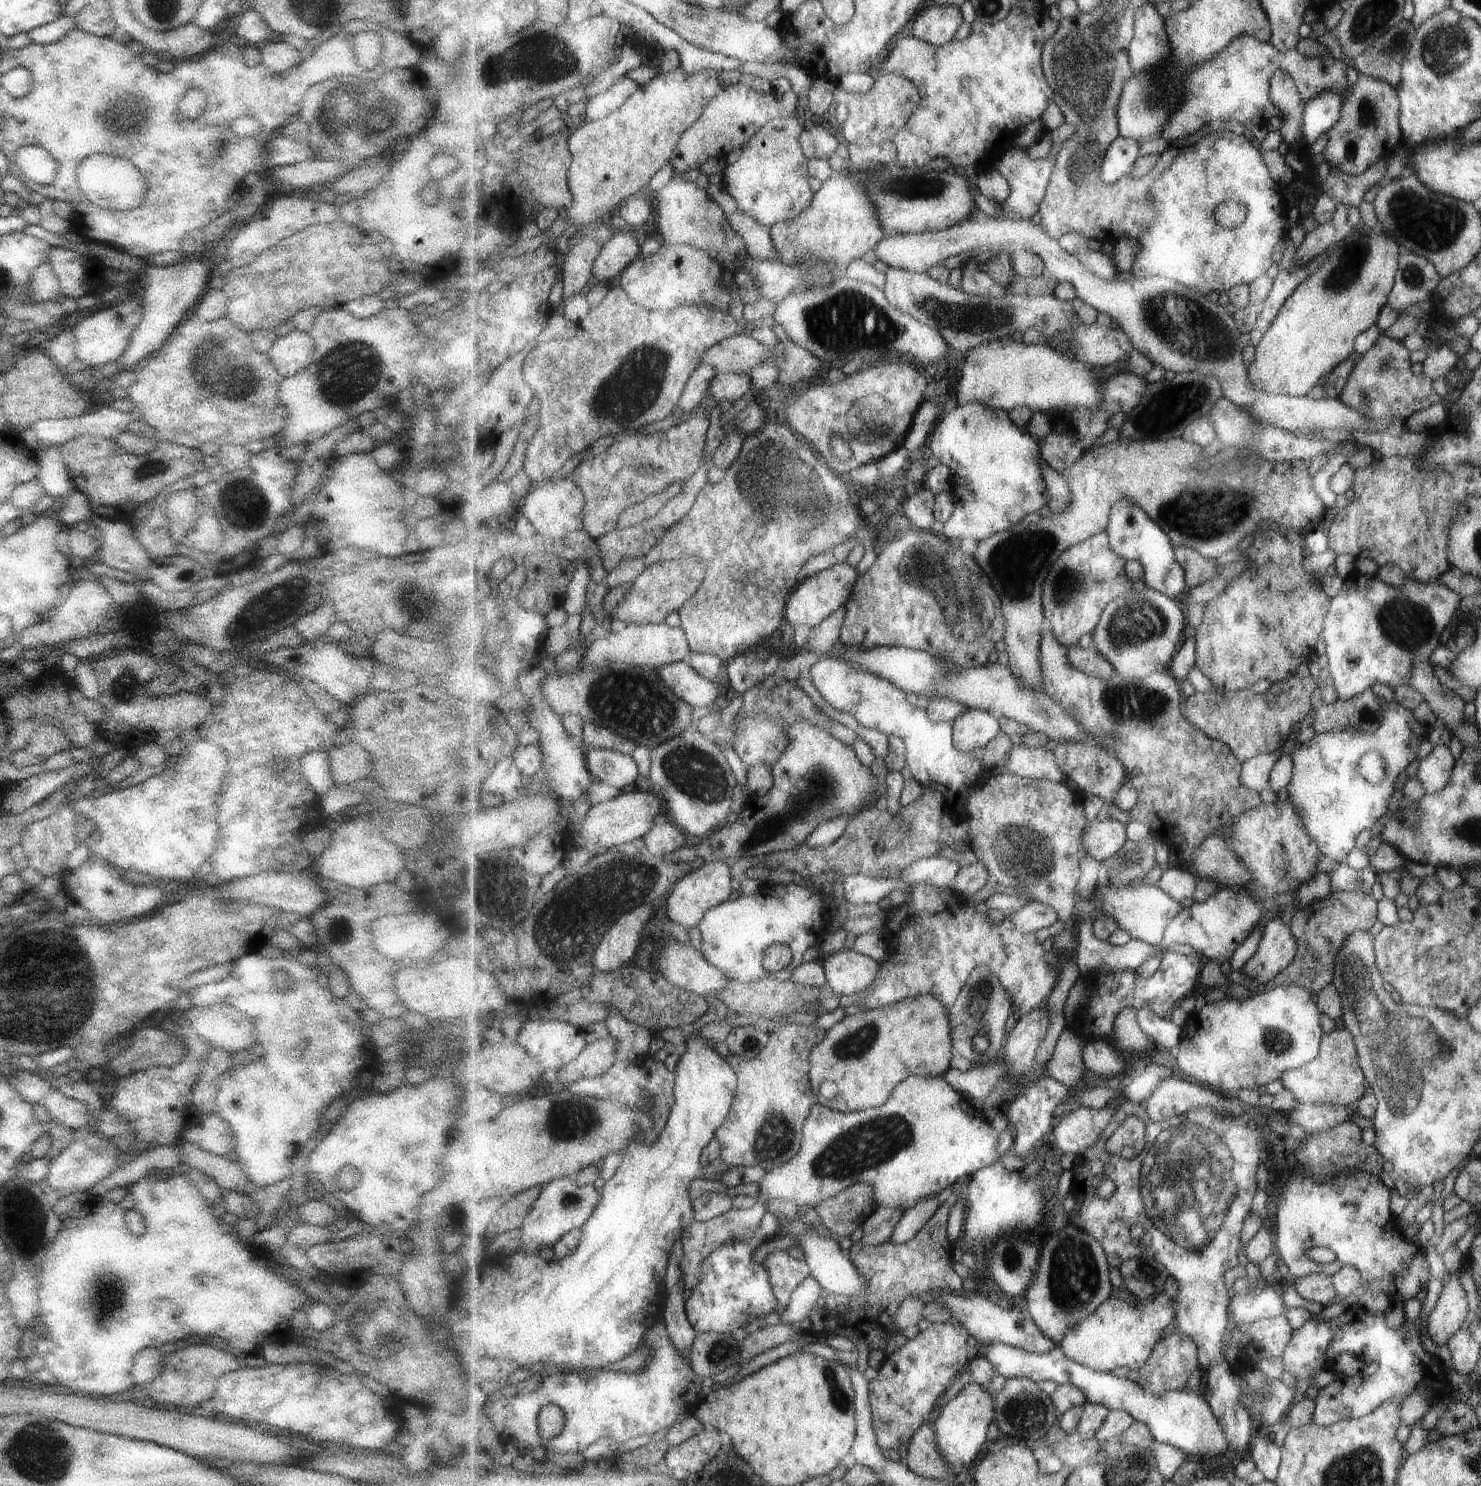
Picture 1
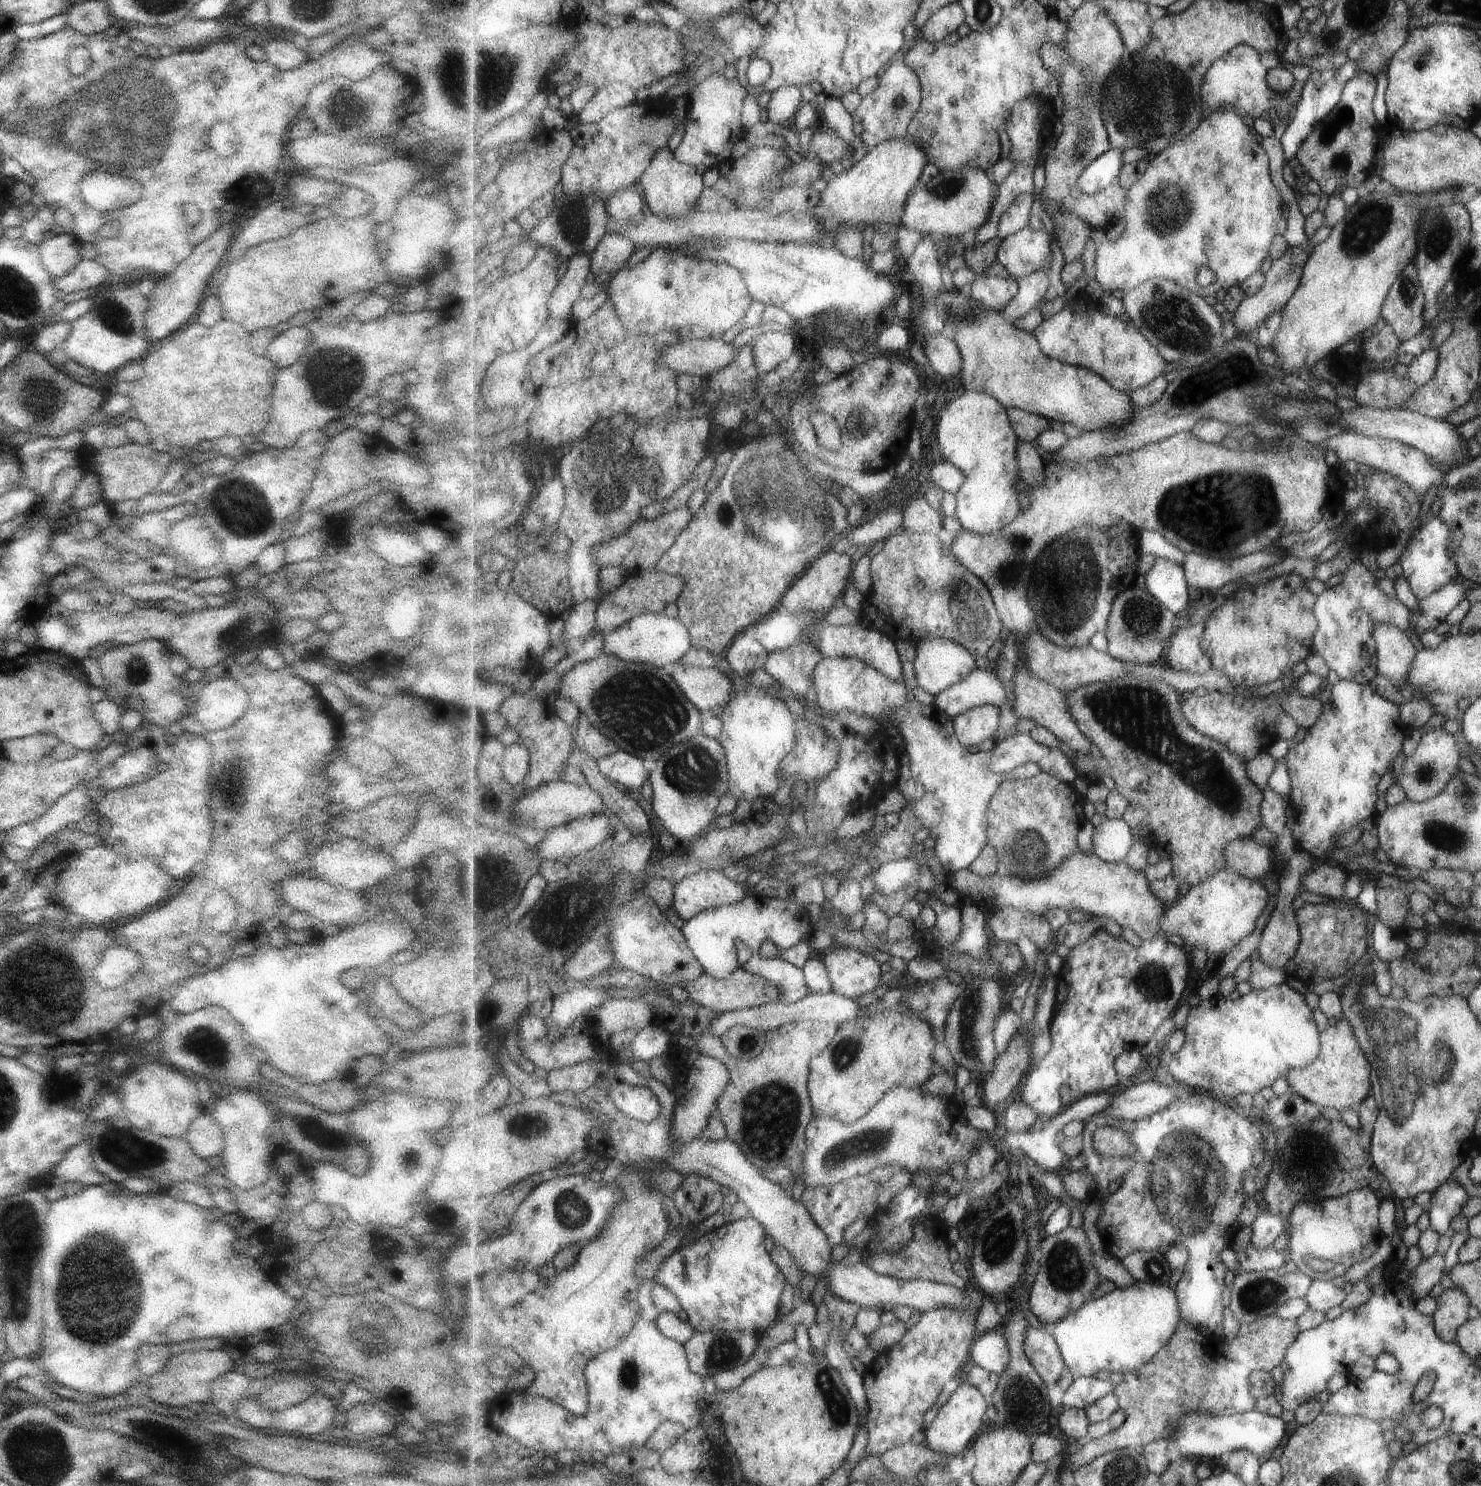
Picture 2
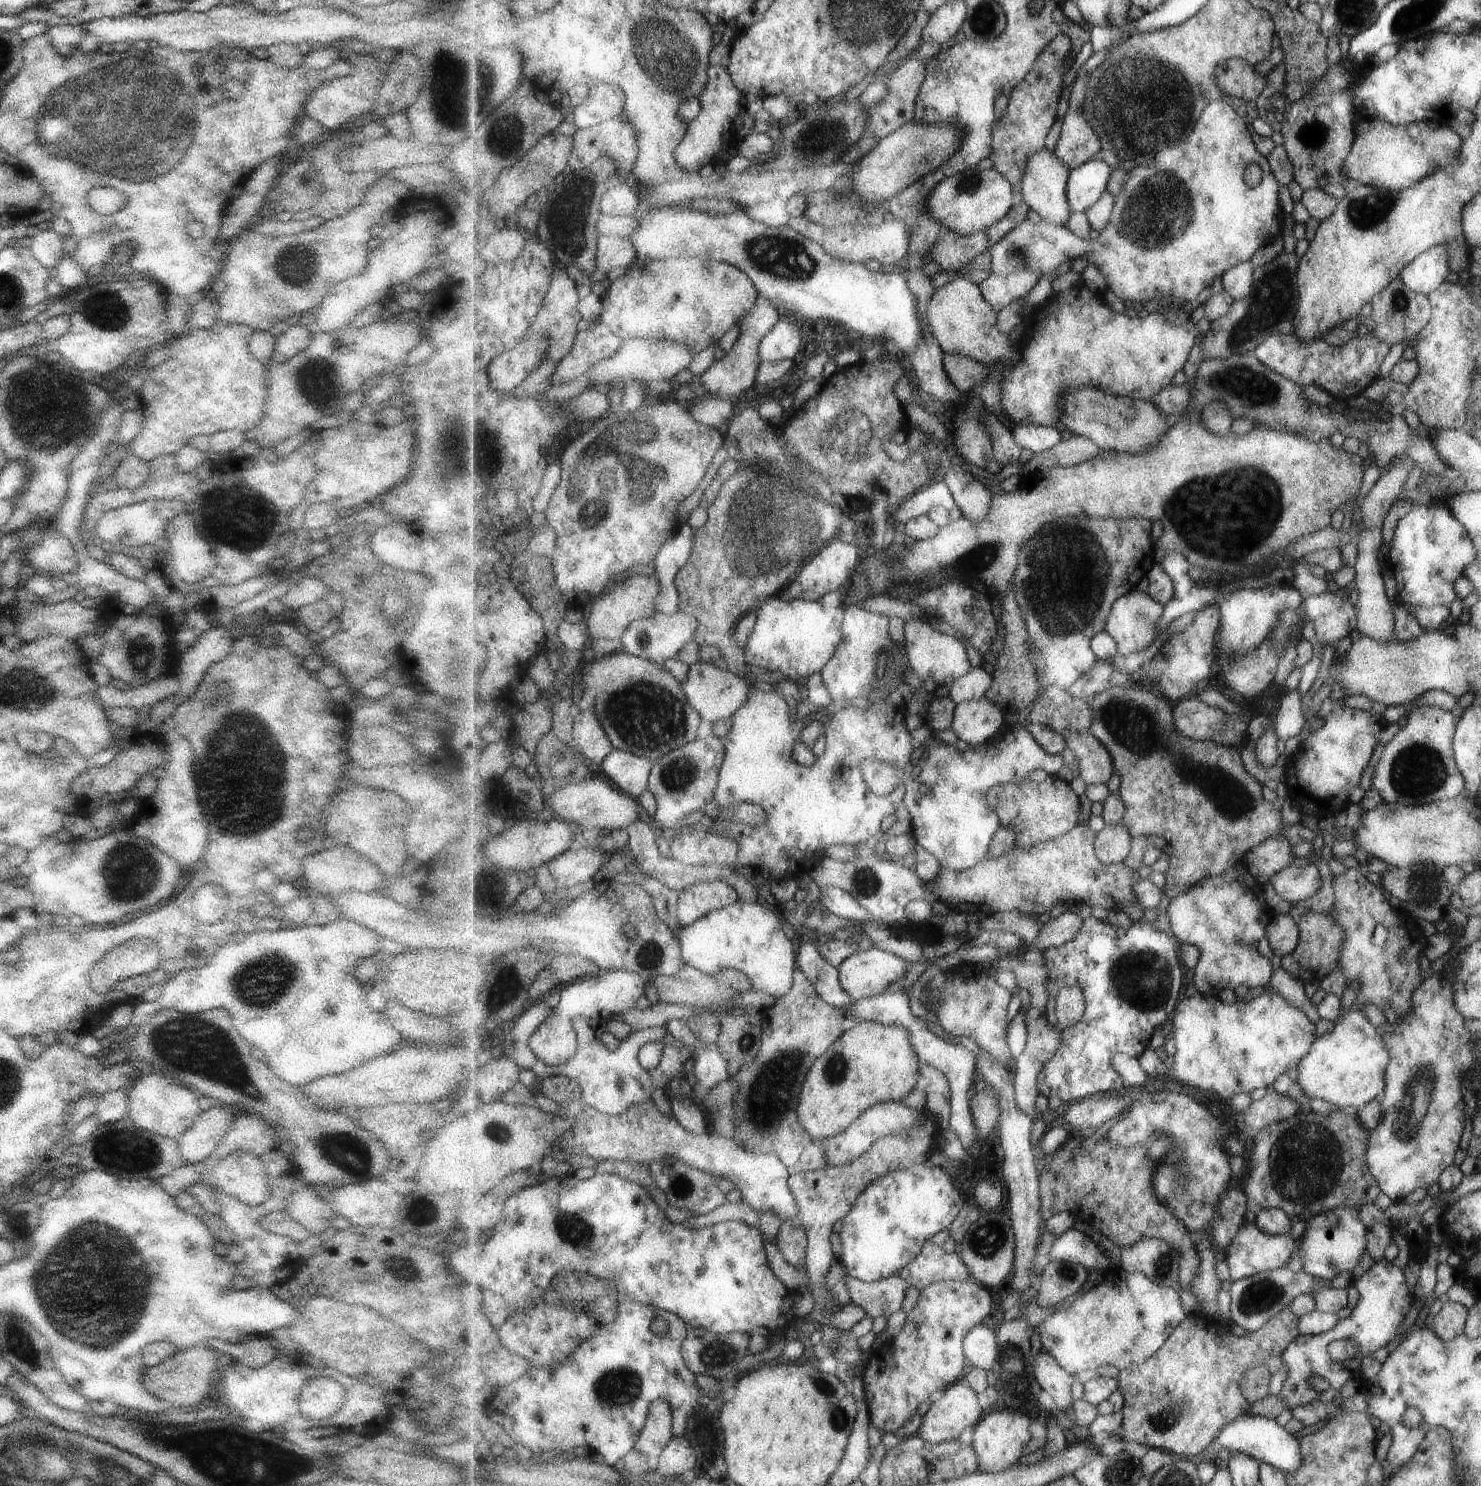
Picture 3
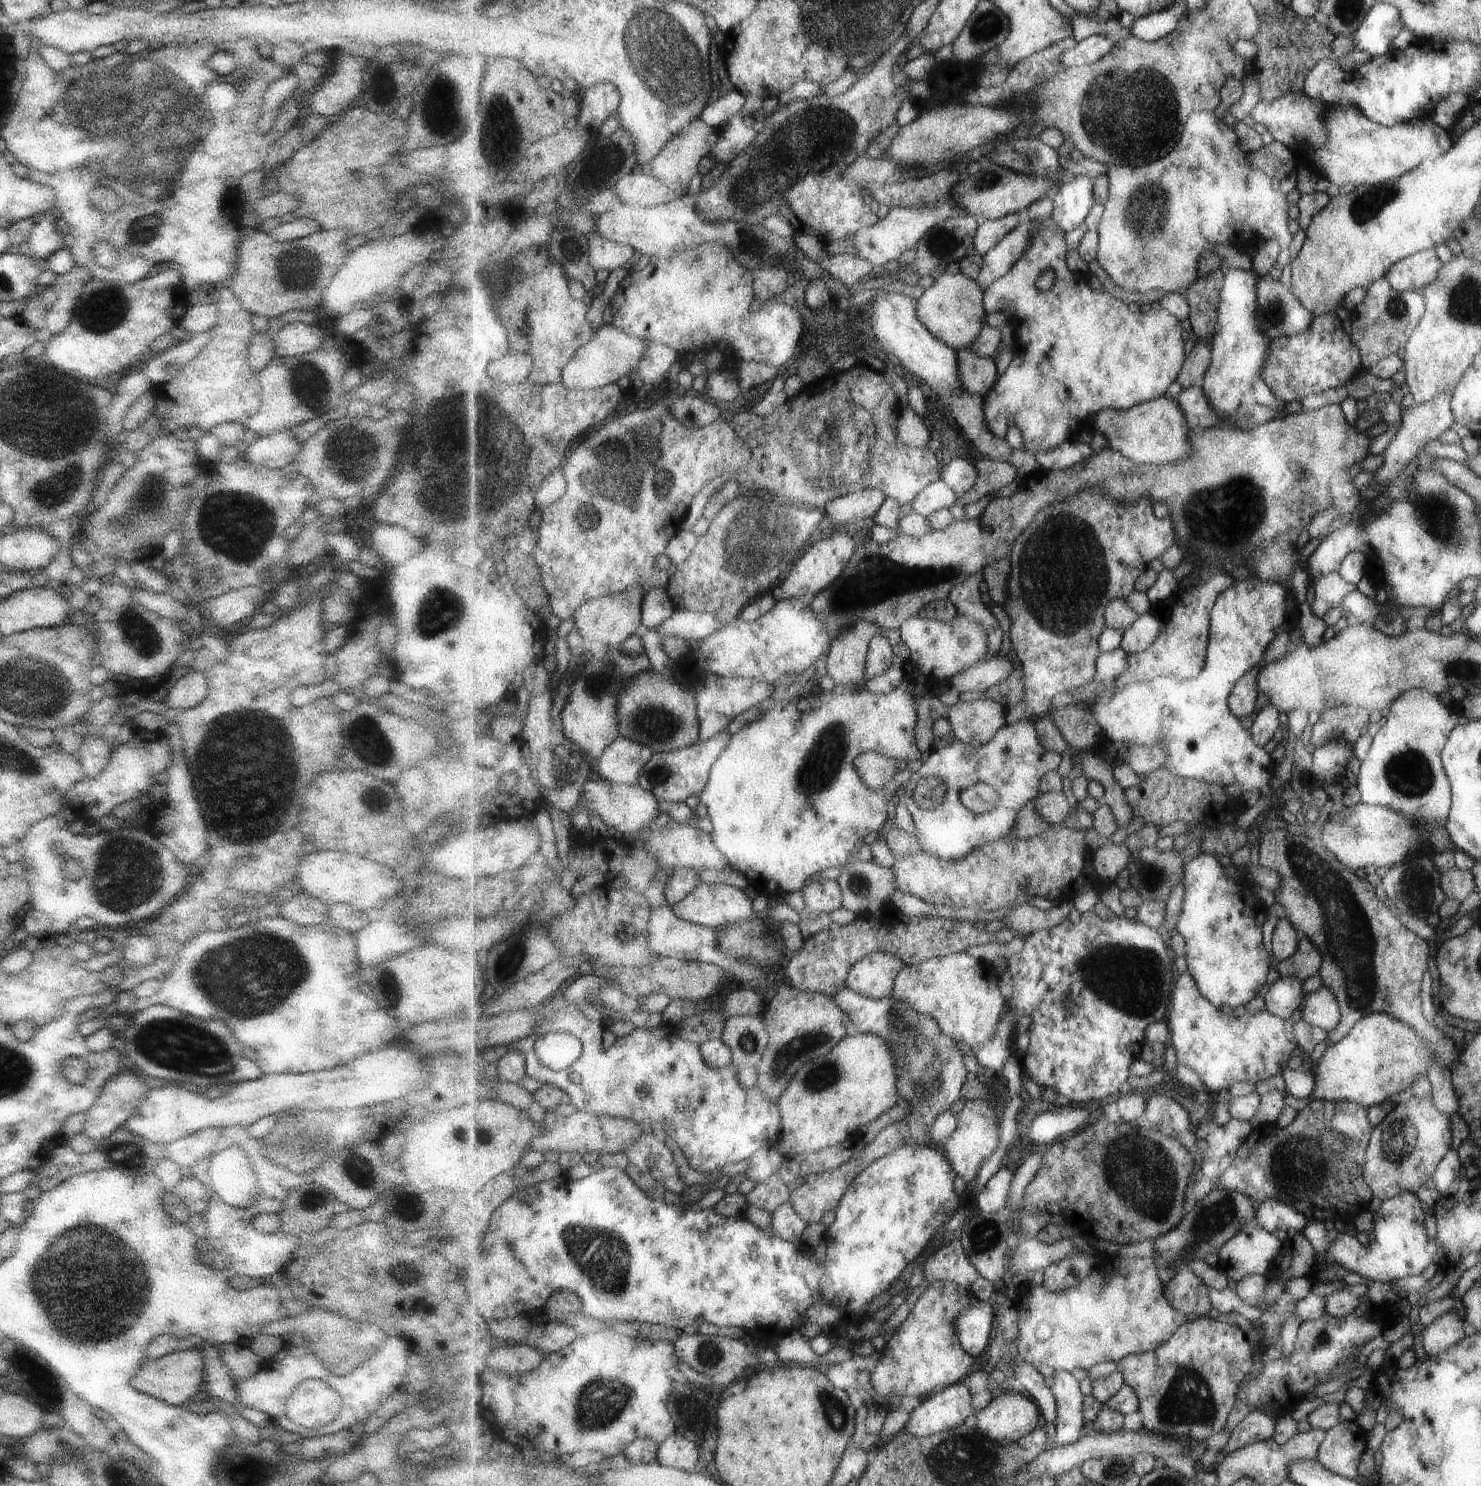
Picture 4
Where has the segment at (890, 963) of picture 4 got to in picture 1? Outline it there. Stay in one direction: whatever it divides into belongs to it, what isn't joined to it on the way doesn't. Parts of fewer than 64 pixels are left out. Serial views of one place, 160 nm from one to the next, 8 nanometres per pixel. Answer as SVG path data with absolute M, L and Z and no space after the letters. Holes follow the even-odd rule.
M841 948L838 952L822 957L822 961L826 984L837 997L851 996L865 988L871 988L881 965L854 948Z

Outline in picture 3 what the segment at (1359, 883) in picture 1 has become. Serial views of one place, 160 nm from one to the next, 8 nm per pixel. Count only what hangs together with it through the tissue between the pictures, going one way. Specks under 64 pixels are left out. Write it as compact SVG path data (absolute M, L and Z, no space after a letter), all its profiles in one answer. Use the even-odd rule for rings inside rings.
M1314 863L1304 867L1291 864L1279 871L1269 882L1276 894L1289 903L1311 898L1315 892L1321 890L1321 874Z

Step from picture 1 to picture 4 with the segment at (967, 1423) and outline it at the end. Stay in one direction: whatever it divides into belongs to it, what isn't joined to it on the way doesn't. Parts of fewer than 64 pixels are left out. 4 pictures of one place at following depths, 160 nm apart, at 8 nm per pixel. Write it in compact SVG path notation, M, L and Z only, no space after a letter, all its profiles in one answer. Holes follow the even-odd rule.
M963 1382L952 1384L922 1400L911 1412L904 1430L916 1437L928 1437L960 1427L971 1414L977 1414L971 1389Z

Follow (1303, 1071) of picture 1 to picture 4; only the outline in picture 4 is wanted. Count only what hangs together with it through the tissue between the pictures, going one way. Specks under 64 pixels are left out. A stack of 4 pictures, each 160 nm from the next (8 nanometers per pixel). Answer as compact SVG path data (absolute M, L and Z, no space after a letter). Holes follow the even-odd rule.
M1372 1012L1364 1016L1353 1026L1349 1034L1330 1047L1321 1047L1314 1058L1315 1080L1311 1099L1322 1101L1349 1101L1366 1107L1379 1104L1391 1095L1396 1096L1401 1091L1409 1089L1417 1076L1425 1074L1429 1052L1425 1050L1425 1043L1415 1031L1403 1021L1397 1020L1382 1012Z

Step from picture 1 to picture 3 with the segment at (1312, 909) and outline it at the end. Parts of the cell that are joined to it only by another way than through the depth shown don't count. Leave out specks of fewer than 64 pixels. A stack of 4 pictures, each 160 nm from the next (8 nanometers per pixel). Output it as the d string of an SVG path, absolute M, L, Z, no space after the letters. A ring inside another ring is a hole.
M1306 912L1297 919L1300 928L1299 946L1281 958L1281 968L1303 984L1319 982L1338 967L1342 946L1346 941L1346 930L1329 914Z

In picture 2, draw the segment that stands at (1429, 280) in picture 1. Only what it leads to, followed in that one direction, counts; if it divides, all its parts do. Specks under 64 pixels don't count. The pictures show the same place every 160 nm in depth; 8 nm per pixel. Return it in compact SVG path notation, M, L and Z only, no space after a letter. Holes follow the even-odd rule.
M1409 262L1397 275L1381 305L1381 318L1392 328L1400 342L1411 338L1423 326L1423 291Z

